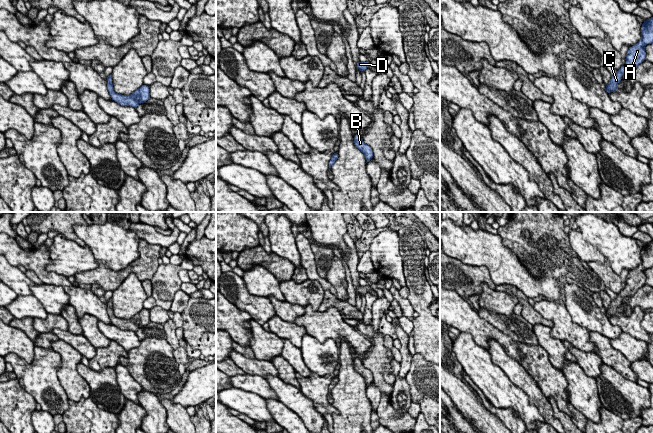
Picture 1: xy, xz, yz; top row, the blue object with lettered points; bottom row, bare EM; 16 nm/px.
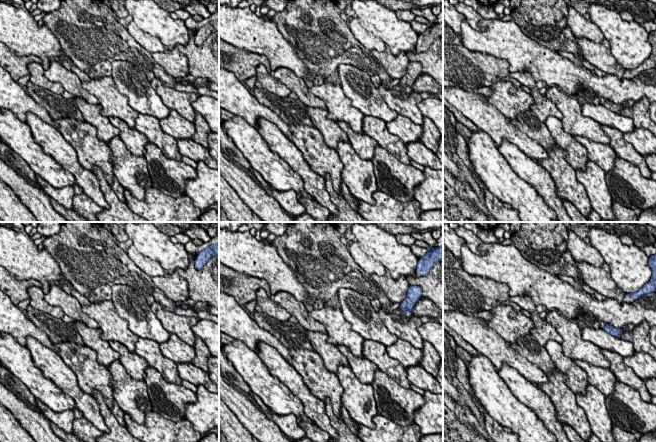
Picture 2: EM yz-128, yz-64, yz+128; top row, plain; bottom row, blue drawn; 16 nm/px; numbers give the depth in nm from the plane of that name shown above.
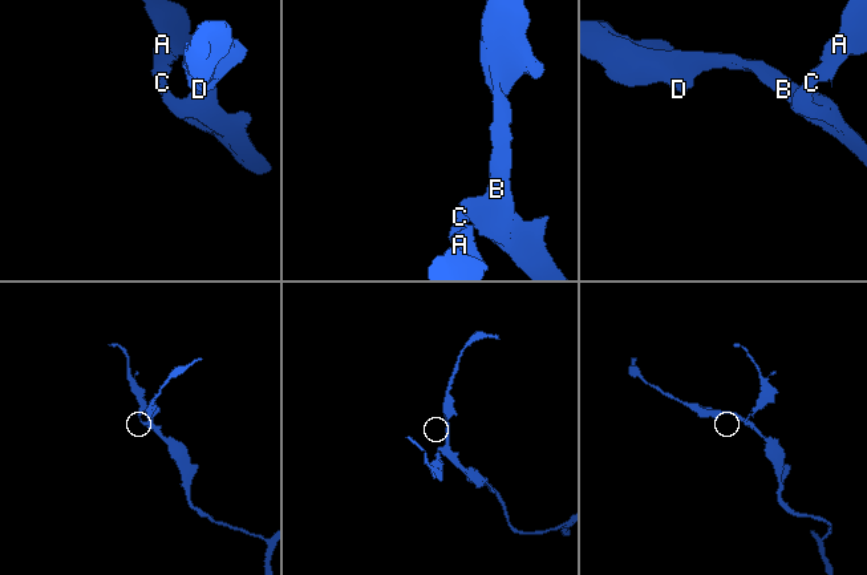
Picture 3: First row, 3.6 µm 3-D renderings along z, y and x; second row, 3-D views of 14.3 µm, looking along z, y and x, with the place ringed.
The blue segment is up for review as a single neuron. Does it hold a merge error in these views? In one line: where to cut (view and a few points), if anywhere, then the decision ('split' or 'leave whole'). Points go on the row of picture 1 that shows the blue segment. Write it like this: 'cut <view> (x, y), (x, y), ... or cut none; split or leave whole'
cut none; leave whole

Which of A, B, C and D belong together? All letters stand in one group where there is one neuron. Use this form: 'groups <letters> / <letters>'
groups A B C D

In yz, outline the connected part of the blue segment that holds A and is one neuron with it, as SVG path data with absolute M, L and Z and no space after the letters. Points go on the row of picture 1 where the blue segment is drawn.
M653 16L643 22L640 31L642 36L640 41L629 47L625 64L617 70L614 76L611 76L609 83L604 87L608 94L617 91L617 84L622 80L624 73L632 73L640 63L645 61L646 51L644 46L653 43Z

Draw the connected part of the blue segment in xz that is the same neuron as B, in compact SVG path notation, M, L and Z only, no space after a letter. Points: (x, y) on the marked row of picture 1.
M358 134L354 136L354 143L356 148L358 148L365 156L366 163L369 163L373 159L373 151L367 144L364 143L362 137Z

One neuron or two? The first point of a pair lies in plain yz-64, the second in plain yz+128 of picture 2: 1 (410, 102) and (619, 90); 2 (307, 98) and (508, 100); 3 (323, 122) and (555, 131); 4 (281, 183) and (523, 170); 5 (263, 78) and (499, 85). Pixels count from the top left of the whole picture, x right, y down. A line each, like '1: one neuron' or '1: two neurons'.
1: two neurons
2: two neurons
3: one neuron
4: two neurons
5: one neuron

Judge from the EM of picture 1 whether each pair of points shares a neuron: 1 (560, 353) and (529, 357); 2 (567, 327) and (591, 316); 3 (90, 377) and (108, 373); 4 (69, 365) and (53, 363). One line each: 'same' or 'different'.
1: different
2: different
3: same
4: different

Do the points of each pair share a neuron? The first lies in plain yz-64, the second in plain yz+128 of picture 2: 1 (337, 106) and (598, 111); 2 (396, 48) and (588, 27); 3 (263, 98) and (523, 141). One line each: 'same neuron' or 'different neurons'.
1: different neurons
2: different neurons
3: different neurons

